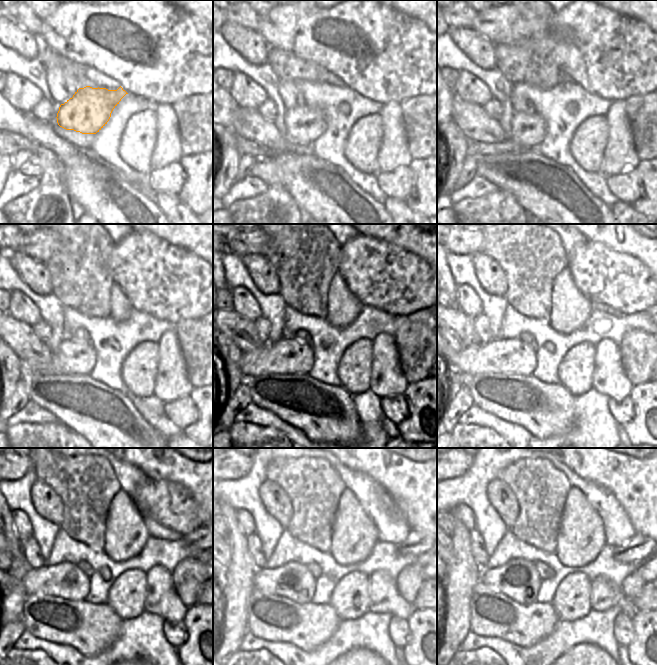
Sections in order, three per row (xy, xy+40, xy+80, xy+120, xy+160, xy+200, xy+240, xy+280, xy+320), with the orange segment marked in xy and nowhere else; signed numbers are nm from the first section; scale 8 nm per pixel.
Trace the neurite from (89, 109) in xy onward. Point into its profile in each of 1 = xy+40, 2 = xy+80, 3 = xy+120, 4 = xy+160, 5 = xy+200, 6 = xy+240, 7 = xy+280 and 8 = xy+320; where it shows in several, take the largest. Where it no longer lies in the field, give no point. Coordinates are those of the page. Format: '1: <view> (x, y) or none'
1: xy+40 (303, 124)
2: xy+80 (529, 130)
3: xy+120 (73, 356)
4: xy+160 (286, 356)
5: xy+200 (511, 356)
6: xy+240 (65, 580)
7: xy+280 (292, 580)
8: xy+320 (518, 579)

